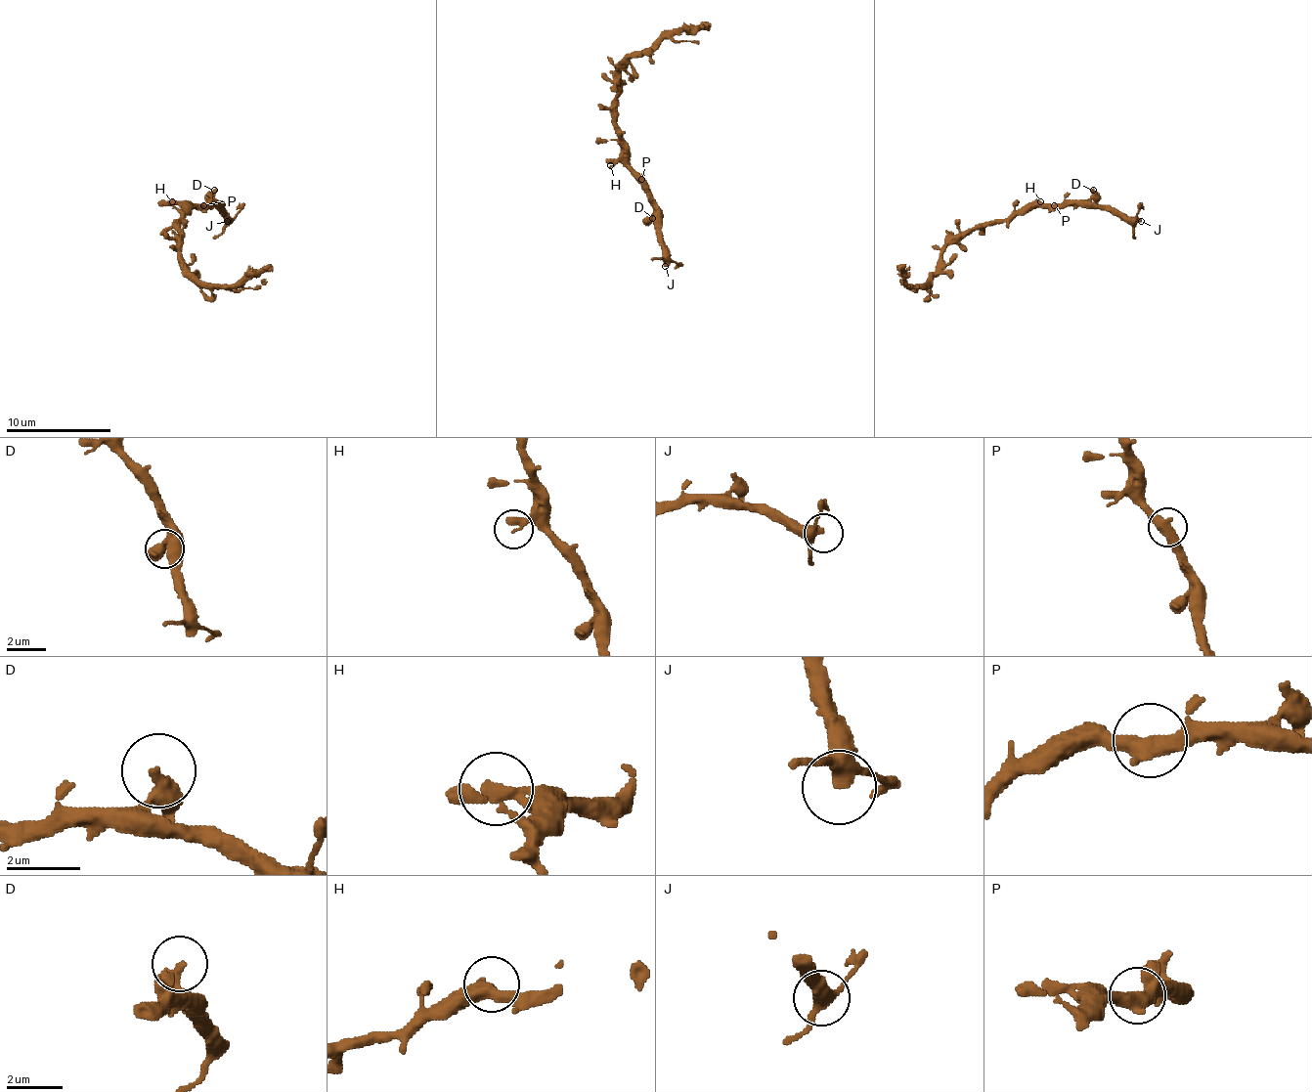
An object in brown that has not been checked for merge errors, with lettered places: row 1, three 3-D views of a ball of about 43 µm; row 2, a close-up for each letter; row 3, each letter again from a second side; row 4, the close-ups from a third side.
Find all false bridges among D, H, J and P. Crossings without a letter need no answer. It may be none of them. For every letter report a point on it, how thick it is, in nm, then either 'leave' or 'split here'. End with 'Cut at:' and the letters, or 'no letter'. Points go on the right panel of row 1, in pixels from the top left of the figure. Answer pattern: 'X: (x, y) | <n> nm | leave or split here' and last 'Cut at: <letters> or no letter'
D: (1093, 190) | 340 nm | leave
H: (1040, 201) | 240 nm | leave
J: (1141, 221) | 320 nm | leave
P: (1054, 205) | 480 nm | leave
Cut at: no letter

